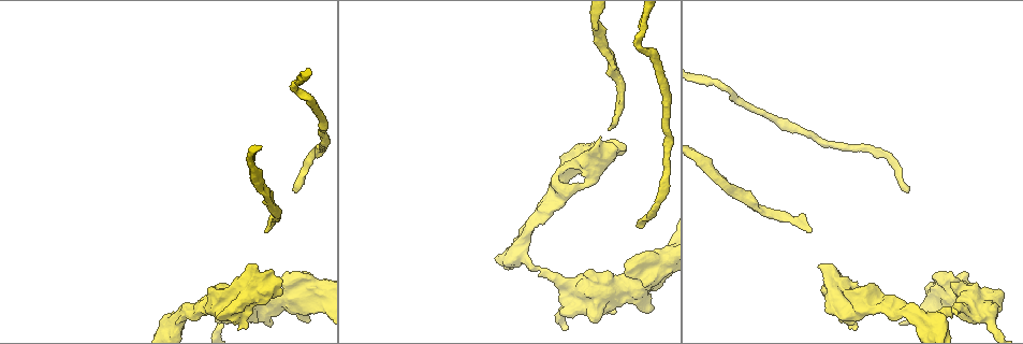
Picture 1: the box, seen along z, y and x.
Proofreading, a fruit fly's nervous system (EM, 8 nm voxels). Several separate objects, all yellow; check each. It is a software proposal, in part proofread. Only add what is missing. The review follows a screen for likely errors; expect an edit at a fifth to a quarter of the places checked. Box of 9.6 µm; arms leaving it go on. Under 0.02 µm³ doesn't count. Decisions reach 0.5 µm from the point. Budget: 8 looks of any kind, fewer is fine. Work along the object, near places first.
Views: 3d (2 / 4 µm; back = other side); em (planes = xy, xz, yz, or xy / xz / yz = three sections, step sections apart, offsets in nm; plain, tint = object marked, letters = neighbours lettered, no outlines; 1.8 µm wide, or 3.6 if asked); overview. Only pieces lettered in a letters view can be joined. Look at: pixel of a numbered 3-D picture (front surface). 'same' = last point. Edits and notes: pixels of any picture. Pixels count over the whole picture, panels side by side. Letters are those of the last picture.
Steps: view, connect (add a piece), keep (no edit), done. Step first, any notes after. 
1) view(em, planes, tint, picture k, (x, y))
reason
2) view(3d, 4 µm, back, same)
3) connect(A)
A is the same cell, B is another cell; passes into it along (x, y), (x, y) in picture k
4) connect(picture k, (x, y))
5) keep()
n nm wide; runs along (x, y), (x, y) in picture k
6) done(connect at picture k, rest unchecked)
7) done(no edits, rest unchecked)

view(em, 3.6 µm, planes, letters, picture 1, (937, 318))
sudden change in width

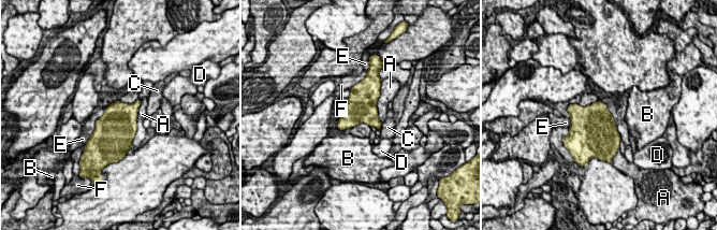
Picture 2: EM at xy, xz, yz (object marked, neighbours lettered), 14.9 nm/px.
keep()
440 nm wide; A, B, C, D, E and F are other cells; border along (141, 99), (136, 132), (131, 146) in picture 2; no lettered piece goes on from it

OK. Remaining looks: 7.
view(3d, 4 µm, picture 1, (295, 192))
free end

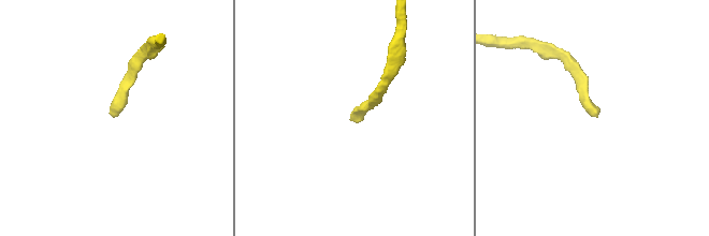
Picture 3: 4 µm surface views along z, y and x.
view(em, xy, step 4, letters, picture 3, (115, 115))

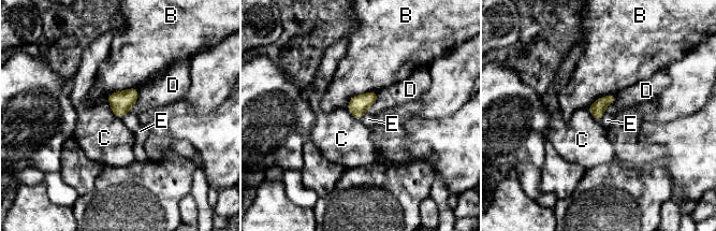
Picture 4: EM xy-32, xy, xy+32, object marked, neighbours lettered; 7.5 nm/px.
view(em, planes, letters, same)
another direction

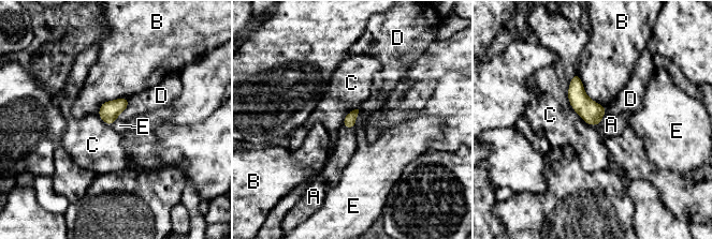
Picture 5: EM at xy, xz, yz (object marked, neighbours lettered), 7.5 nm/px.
connect(A)
A is the same cell, B, C, D and E are other cells; passes into it along (592, 113), (602, 116), (611, 124) in picture 5; it goes on there

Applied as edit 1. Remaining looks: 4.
view(overview)

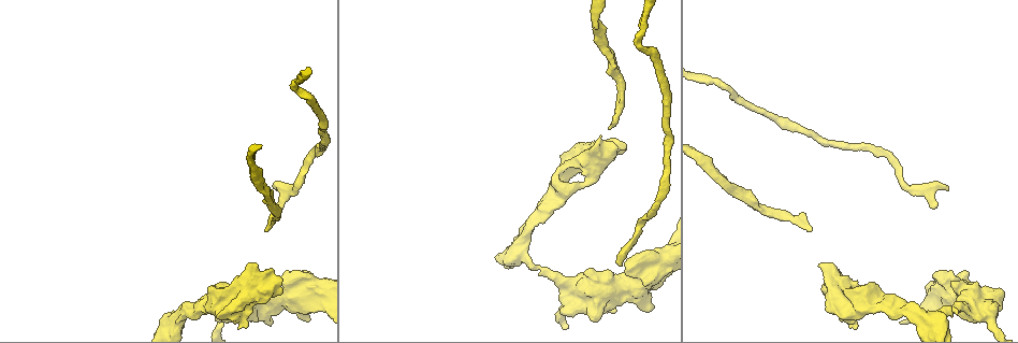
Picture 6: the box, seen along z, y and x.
view(3d, 4 µm, back, picture 6, (654, 308))
free end

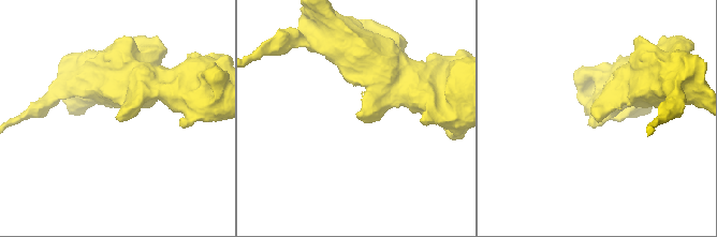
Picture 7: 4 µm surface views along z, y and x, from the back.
view(em, planes, letters, picture 7, (117, 118))
need the tissue

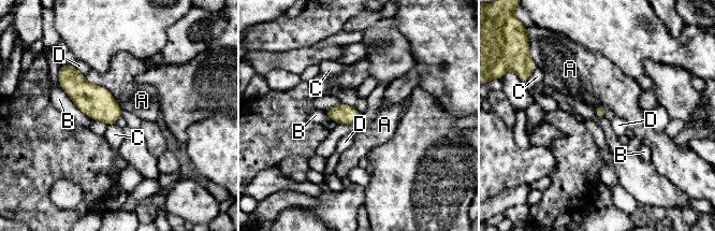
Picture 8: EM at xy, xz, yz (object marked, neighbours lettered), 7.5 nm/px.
keep()
A, B, C and D are other cells; border along (84, 75), (122, 110) in picture 8; no lettered piece goes on from it

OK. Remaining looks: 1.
done(connect at picture 5, rest unchecked)

